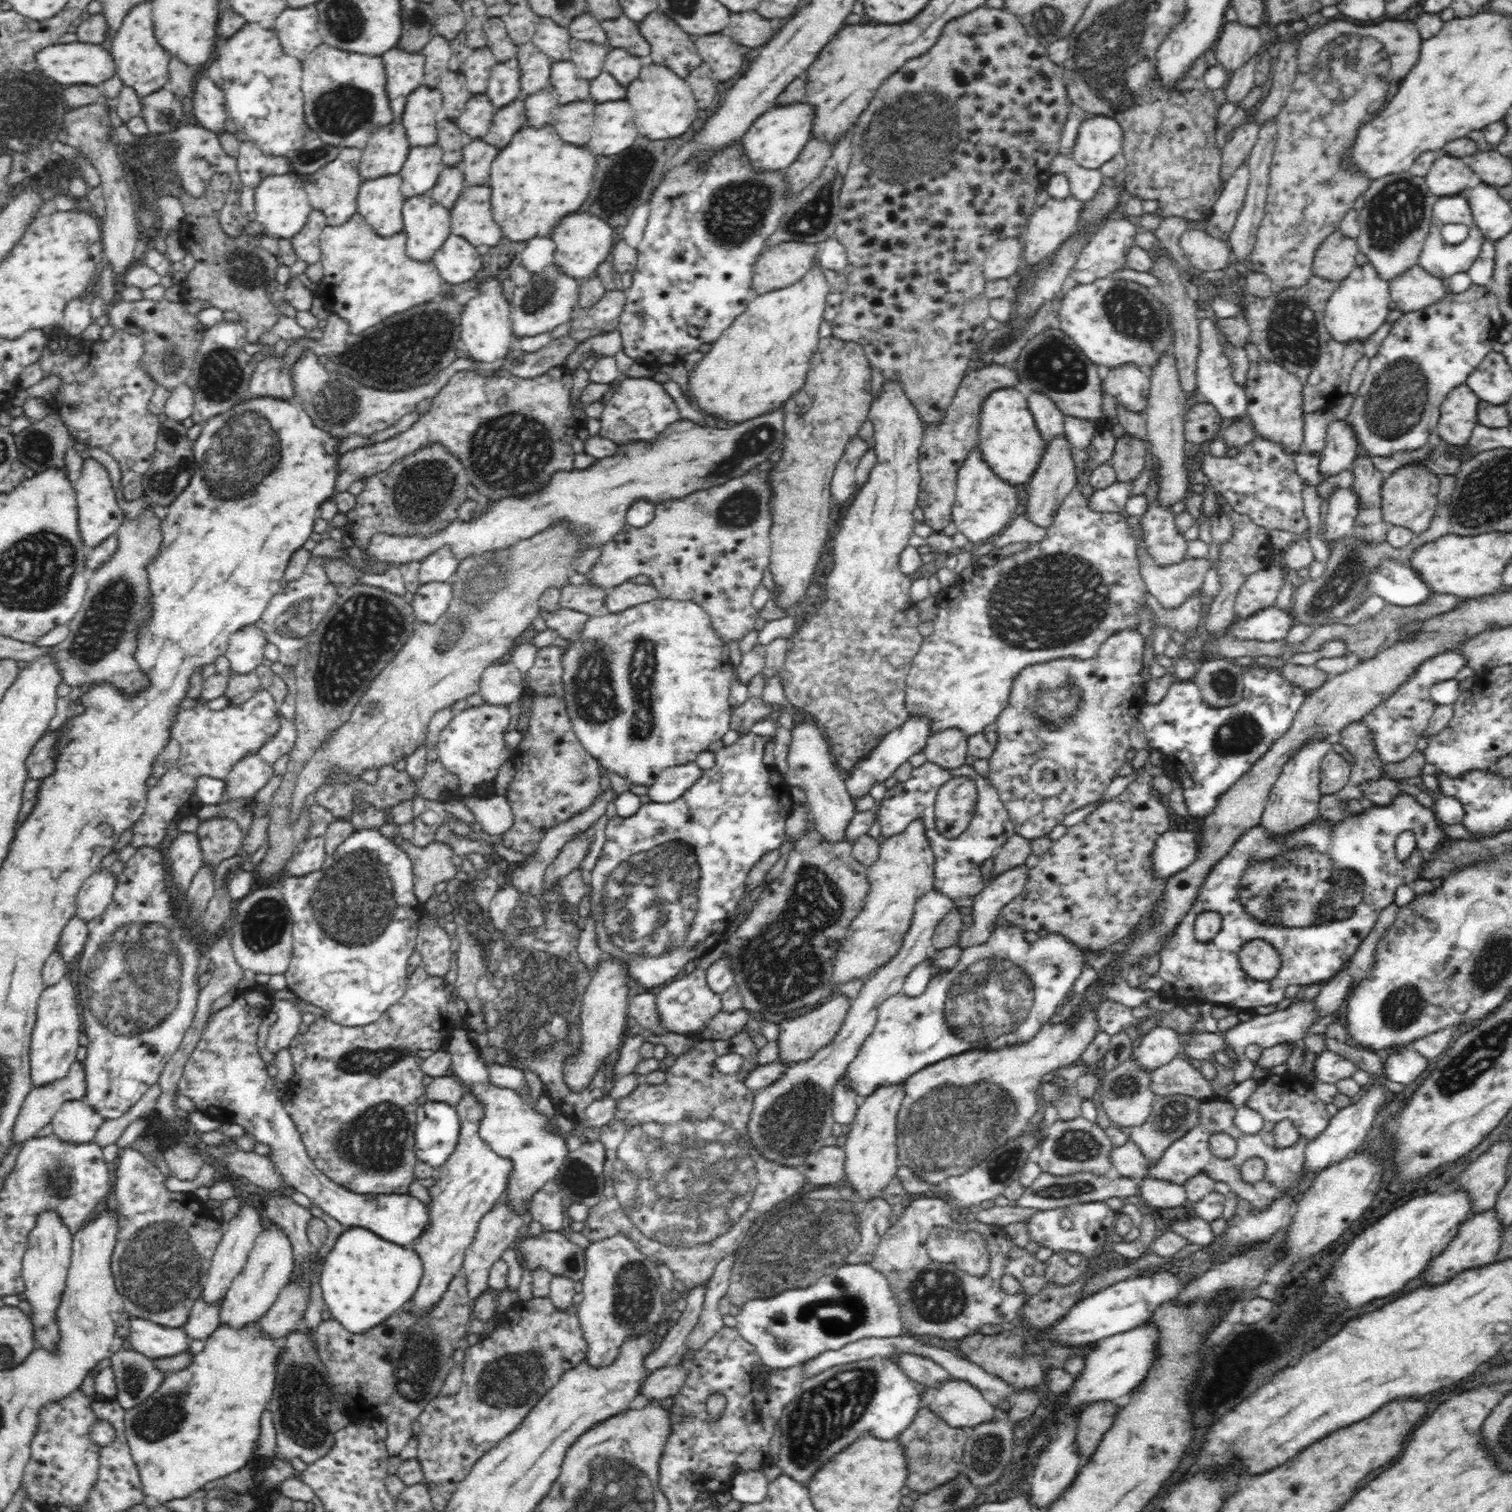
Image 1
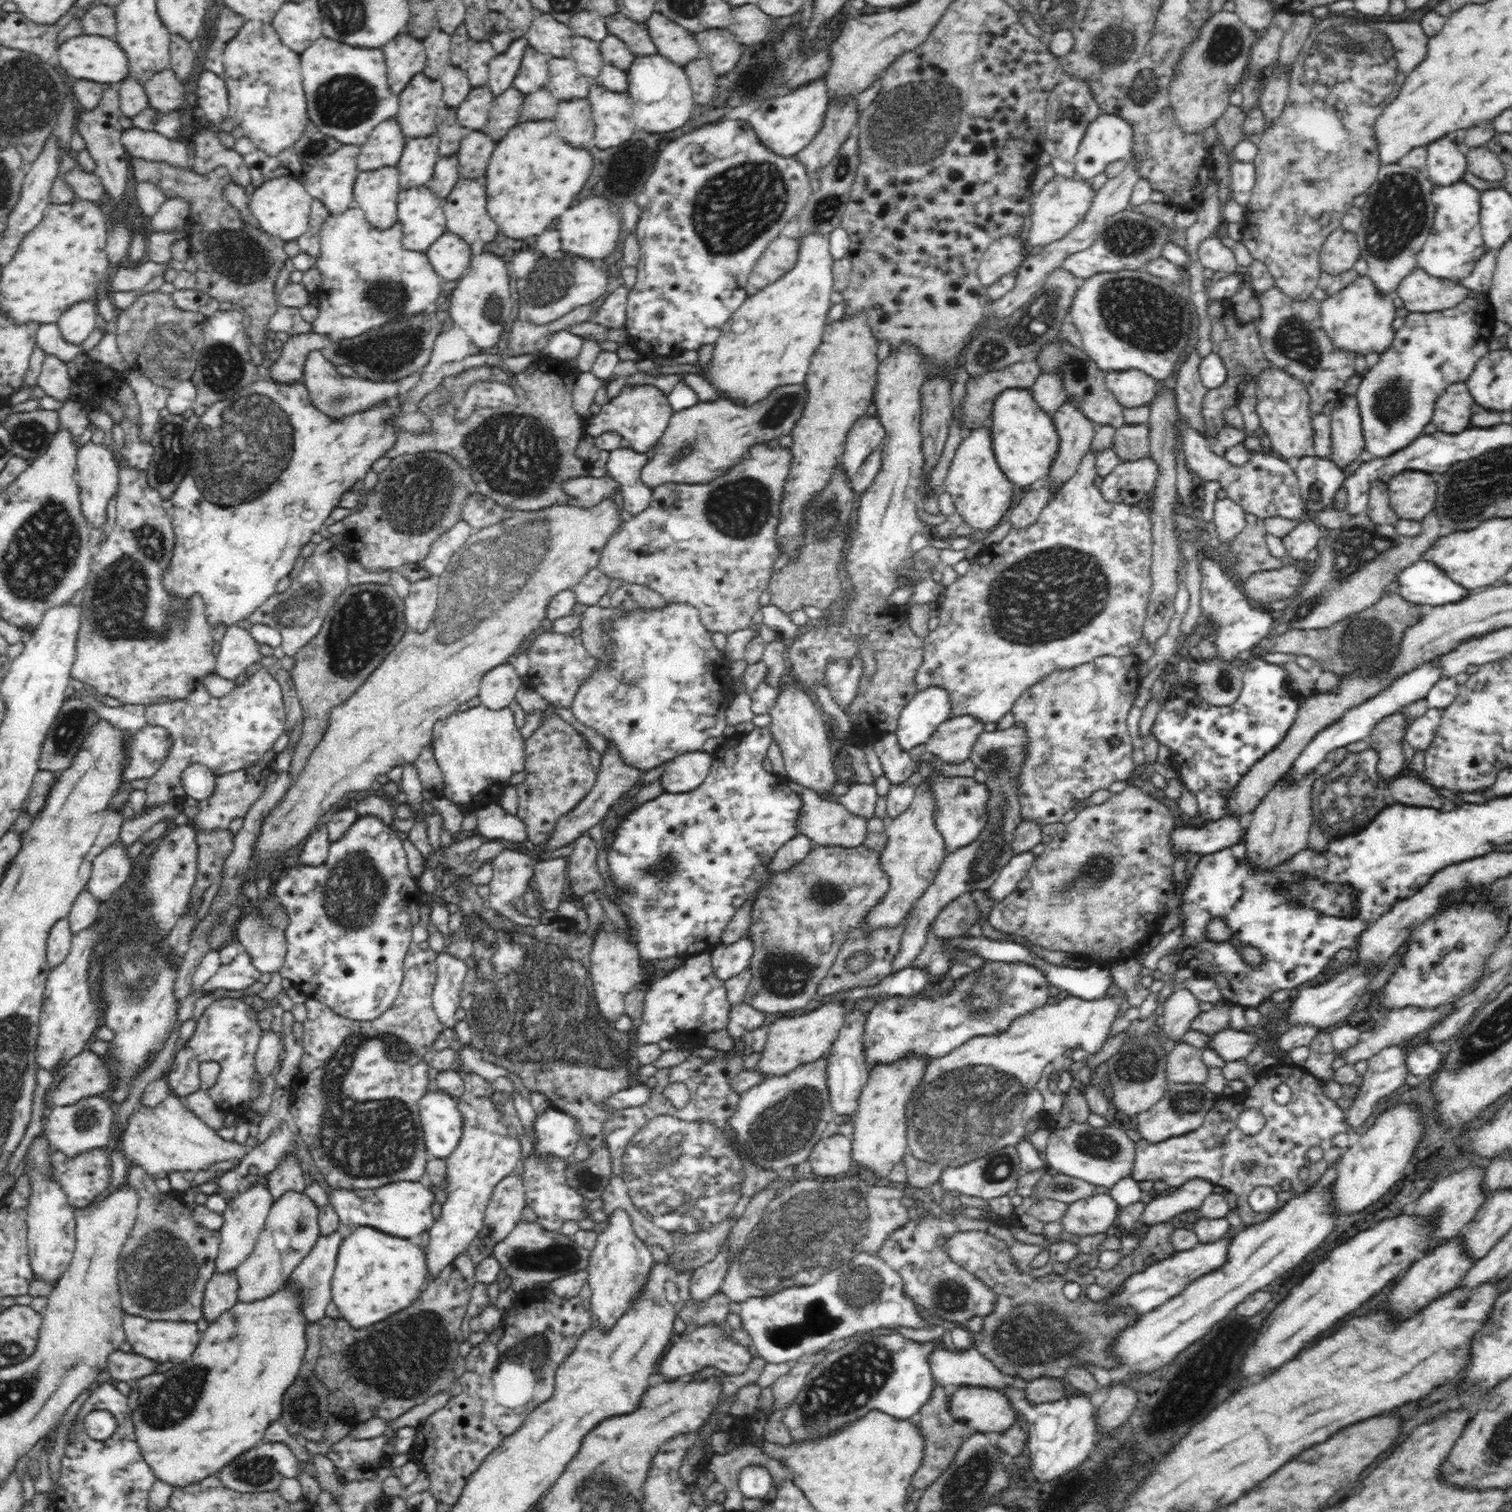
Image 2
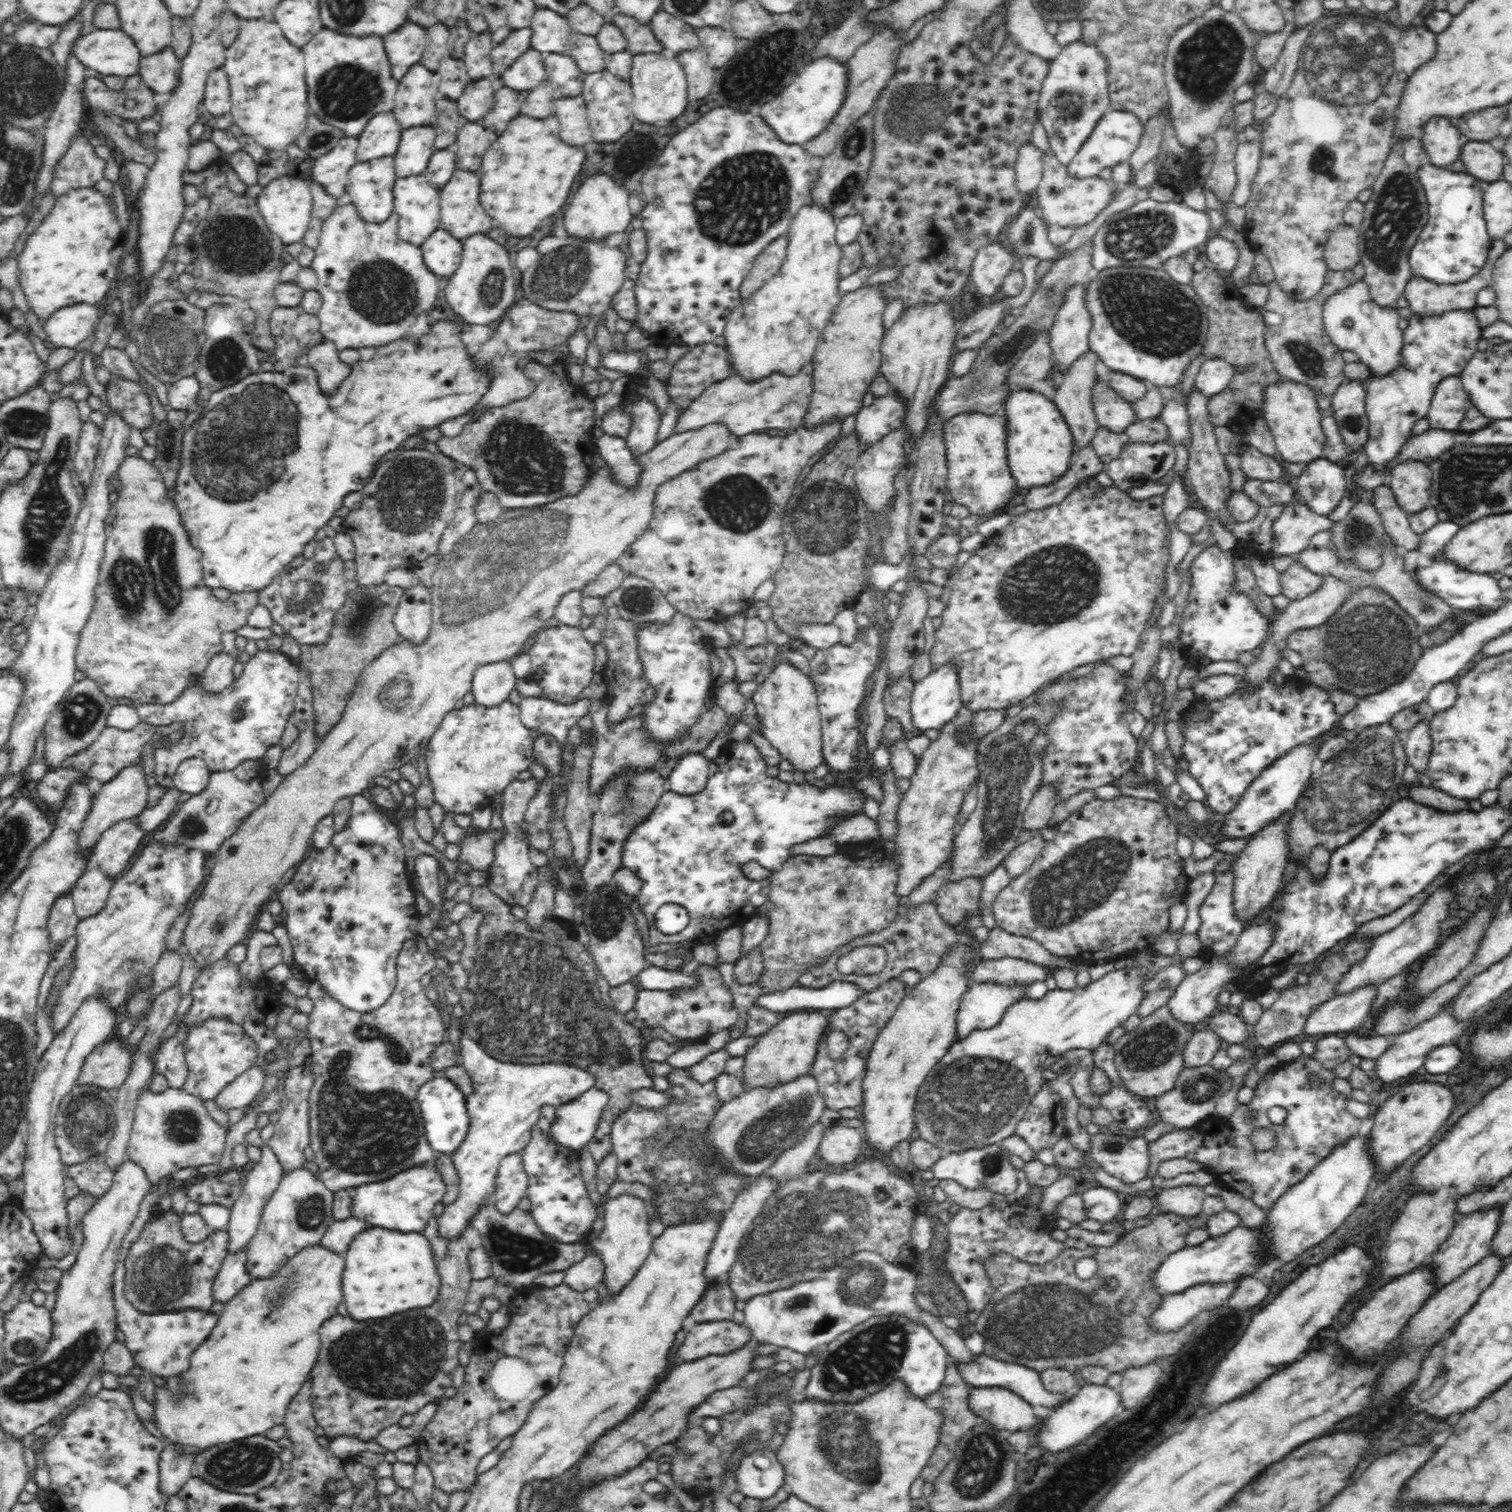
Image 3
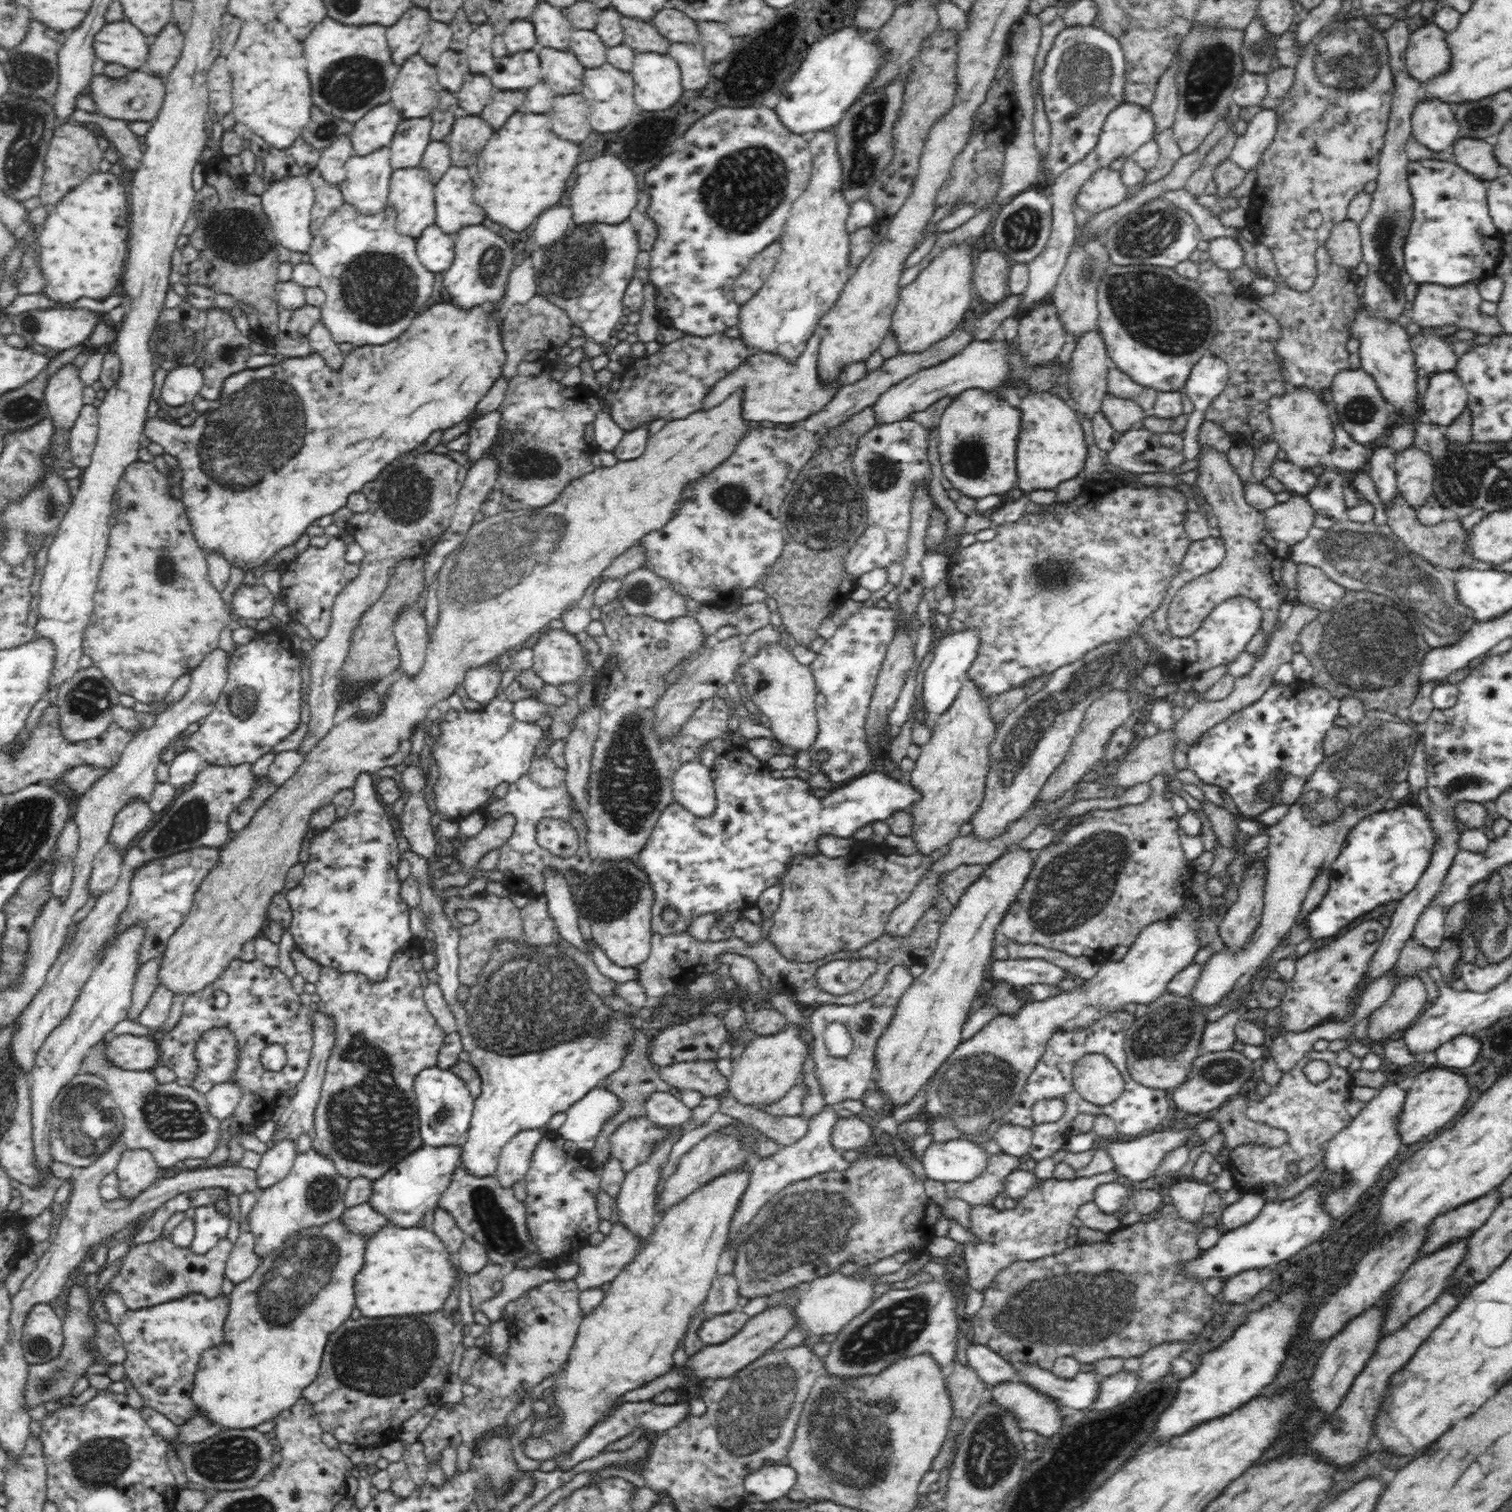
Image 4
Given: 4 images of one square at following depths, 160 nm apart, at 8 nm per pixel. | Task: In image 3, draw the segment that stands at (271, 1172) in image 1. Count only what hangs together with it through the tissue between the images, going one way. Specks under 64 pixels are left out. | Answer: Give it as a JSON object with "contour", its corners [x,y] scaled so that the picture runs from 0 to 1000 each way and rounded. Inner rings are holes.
{"contour":[[[112,719],[106,723],[99,721],[92,723],[86,754],[83,757],[83,767],[91,769],[101,783],[104,784],[107,779],[114,779],[120,772],[146,769],[150,749],[138,738],[134,728],[122,720]]]}

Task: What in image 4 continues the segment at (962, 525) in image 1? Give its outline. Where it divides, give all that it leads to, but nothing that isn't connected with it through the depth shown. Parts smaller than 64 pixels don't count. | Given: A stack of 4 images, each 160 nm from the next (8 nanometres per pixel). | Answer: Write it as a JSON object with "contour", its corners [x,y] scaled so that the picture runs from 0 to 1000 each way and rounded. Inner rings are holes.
{"contour":[[[637,259],[623,273],[620,282],[622,290],[620,296],[624,315],[630,323],[634,323],[636,328],[647,331],[655,327],[663,328],[672,321],[673,317],[672,311],[673,292],[675,286],[675,271],[669,270],[664,264],[653,259]]]}

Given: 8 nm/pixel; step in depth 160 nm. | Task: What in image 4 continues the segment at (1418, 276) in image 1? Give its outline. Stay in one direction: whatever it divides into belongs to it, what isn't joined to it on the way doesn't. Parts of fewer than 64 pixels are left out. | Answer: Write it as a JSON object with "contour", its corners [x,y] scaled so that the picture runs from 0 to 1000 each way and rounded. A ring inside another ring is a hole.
{"contour":[[[978,186],[971,187],[969,188],[957,190],[938,187],[936,197],[932,203],[934,204],[934,212],[939,216],[944,216],[966,216],[970,218],[975,218],[977,221],[985,221],[987,223],[993,223],[994,219],[991,218],[992,214],[988,210],[979,207],[979,196],[978,192]]]}

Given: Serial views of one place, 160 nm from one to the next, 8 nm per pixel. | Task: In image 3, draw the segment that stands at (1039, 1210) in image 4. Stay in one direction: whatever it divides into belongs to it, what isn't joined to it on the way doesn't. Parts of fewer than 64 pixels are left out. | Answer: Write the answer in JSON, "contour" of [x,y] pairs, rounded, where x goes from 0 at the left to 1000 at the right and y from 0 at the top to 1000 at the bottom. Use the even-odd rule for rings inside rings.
{"contour":[[[688,785],[681,786],[679,792],[667,796],[664,800],[656,800],[655,797],[644,800],[635,798],[632,803],[629,803],[625,810],[624,821],[626,824],[623,831],[612,831],[605,828],[604,841],[607,843],[610,835],[615,834],[616,841],[627,843],[632,849],[632,851],[638,856],[639,868],[648,868],[653,862],[657,853],[651,838],[651,835],[654,831],[659,830],[659,828],[665,828],[676,835],[690,837],[698,832],[705,825],[704,821],[696,820],[696,812],[694,810],[692,810],[692,806],[685,804],[688,790]]]}

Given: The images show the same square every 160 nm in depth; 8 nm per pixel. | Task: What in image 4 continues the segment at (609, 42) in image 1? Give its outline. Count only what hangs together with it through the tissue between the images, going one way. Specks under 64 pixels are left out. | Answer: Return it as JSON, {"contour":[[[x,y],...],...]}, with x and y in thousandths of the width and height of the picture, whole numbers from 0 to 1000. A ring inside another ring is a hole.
{"contour":[[[411,10],[411,17],[413,21],[412,28],[421,35],[434,34],[437,36],[441,36],[443,27],[438,24],[435,19],[430,15]]]}

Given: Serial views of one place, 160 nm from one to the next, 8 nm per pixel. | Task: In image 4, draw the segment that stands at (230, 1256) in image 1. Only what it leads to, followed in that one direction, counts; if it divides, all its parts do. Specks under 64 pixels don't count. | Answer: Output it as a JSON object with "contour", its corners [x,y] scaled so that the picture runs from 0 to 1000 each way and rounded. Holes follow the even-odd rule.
{"contour":[[[185,755],[173,764],[169,774],[171,787],[179,786],[185,782],[192,774],[196,767],[196,757],[193,755]]]}

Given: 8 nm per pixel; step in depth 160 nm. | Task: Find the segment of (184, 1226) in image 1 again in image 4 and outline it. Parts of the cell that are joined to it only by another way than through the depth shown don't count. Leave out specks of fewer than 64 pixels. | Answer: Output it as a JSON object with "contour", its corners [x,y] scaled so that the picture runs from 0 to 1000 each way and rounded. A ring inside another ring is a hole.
{"contour":[[[106,816],[101,821],[89,823],[81,832],[81,837],[70,851],[69,858],[73,854],[78,854],[85,866],[91,866],[122,856],[134,856],[138,859],[146,856],[150,833],[154,825],[152,819],[144,820],[143,824],[135,829],[128,828],[126,825],[116,824],[112,820],[112,817]]]}

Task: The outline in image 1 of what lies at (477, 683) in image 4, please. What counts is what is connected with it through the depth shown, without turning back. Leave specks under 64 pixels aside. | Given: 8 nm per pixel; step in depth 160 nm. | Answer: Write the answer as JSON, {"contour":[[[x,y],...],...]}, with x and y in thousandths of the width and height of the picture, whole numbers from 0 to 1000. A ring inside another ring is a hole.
{"contour":[[[337,437],[323,440],[319,445],[316,459],[324,466],[336,466],[343,464],[345,459],[345,445]]]}

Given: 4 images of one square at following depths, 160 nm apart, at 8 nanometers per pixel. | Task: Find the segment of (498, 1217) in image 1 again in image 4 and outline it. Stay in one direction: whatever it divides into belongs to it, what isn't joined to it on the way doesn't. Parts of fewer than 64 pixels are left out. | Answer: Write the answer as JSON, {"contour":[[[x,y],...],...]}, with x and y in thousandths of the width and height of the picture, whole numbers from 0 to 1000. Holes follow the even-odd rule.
{"contour":[[[356,747],[343,748],[332,759],[327,775],[332,786],[339,786],[340,783],[347,780],[351,770],[353,759],[360,751]]]}

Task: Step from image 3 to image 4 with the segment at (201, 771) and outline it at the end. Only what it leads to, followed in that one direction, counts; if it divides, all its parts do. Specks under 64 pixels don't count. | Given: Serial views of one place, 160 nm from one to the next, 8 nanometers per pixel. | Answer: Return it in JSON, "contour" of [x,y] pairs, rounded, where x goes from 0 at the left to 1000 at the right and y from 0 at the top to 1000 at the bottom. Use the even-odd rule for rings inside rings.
{"contour":[[[118,496],[116,501],[111,505],[111,517],[118,522],[120,520],[128,517],[130,513],[135,507],[134,501],[128,496]]]}

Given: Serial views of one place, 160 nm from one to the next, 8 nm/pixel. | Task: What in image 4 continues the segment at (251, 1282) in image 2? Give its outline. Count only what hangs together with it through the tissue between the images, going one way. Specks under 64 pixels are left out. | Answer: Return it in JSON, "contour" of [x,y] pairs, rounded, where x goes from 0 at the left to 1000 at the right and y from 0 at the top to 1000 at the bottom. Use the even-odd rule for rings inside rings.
{"contour":[[[208,760],[197,763],[192,774],[185,782],[173,788],[169,798],[165,802],[168,828],[175,832],[177,829],[184,827],[192,817],[225,806],[229,800],[228,790],[230,786],[231,780],[224,776],[218,765]]]}

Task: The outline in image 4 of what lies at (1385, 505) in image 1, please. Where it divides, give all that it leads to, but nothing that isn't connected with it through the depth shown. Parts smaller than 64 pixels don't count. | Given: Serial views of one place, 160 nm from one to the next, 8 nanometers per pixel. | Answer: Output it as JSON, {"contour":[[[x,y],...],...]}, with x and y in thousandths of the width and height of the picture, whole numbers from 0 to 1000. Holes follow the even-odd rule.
{"contour":[[[937,296],[924,300],[923,306],[926,329],[935,336],[940,335],[948,327],[948,304]]]}

